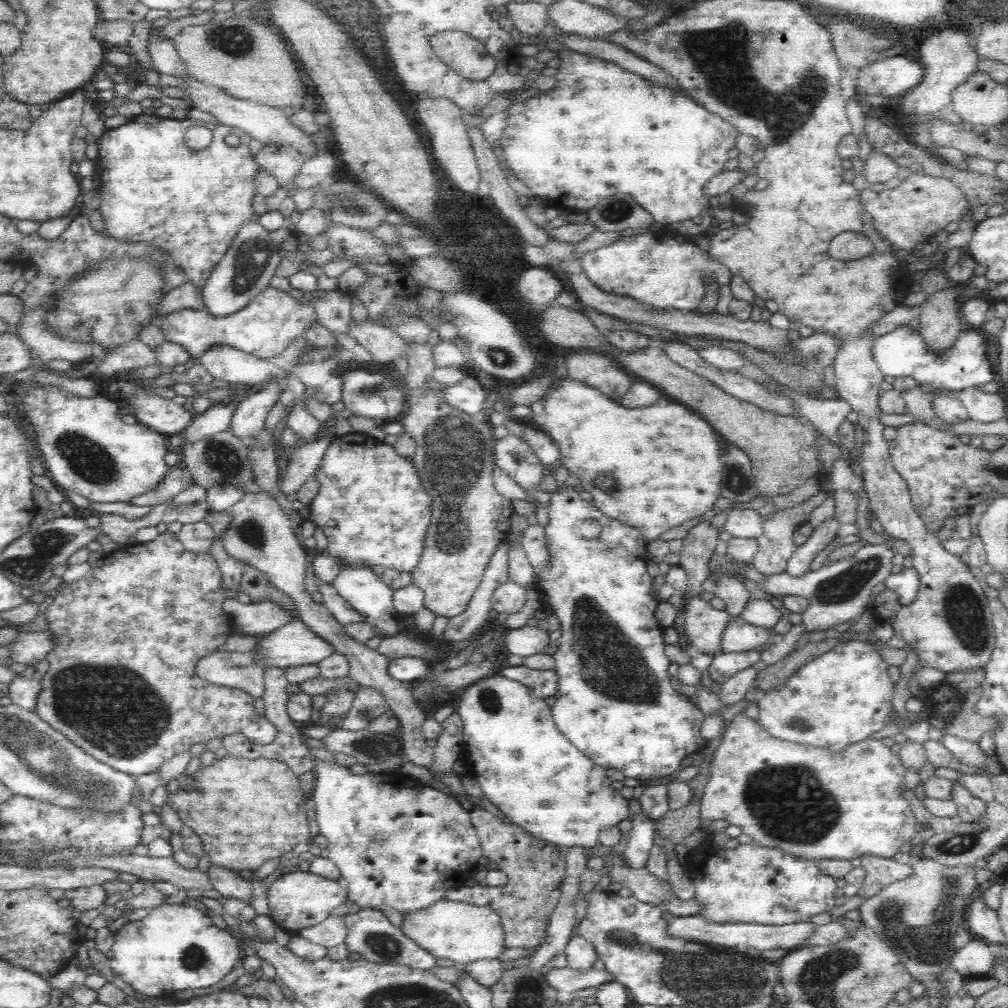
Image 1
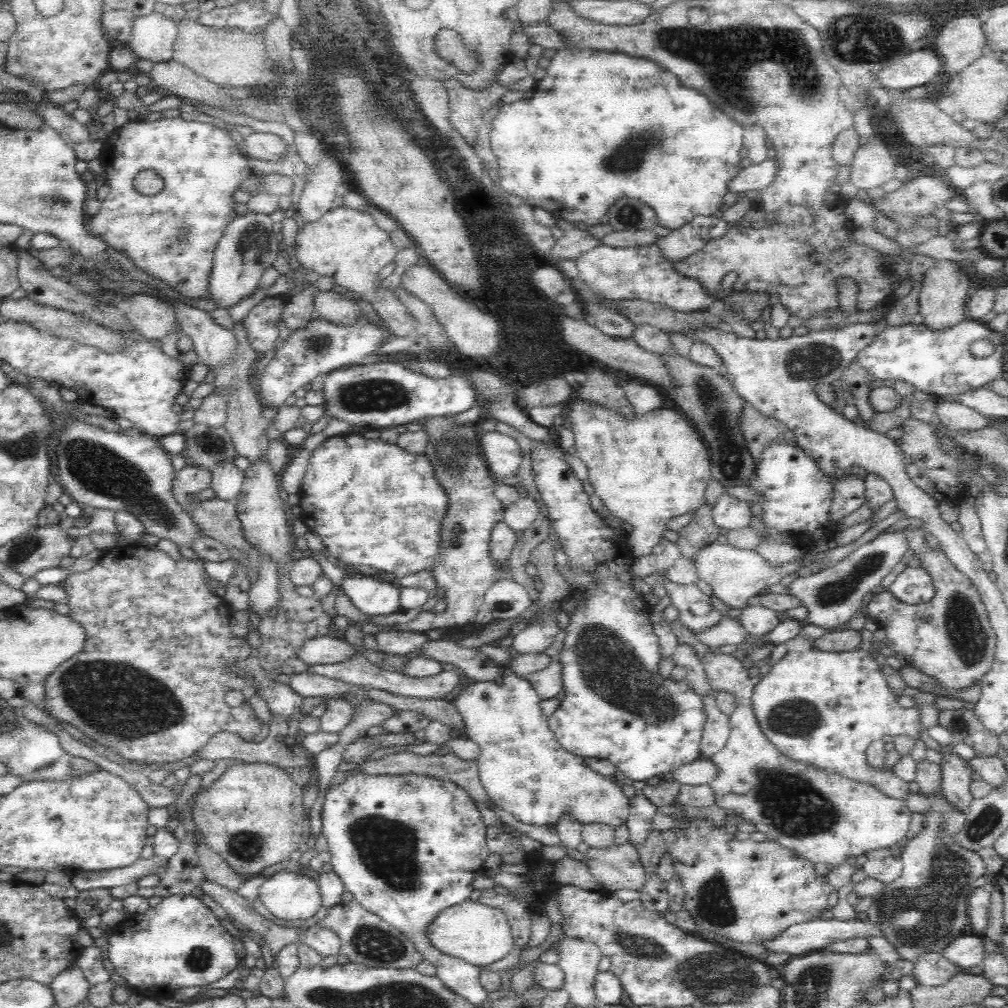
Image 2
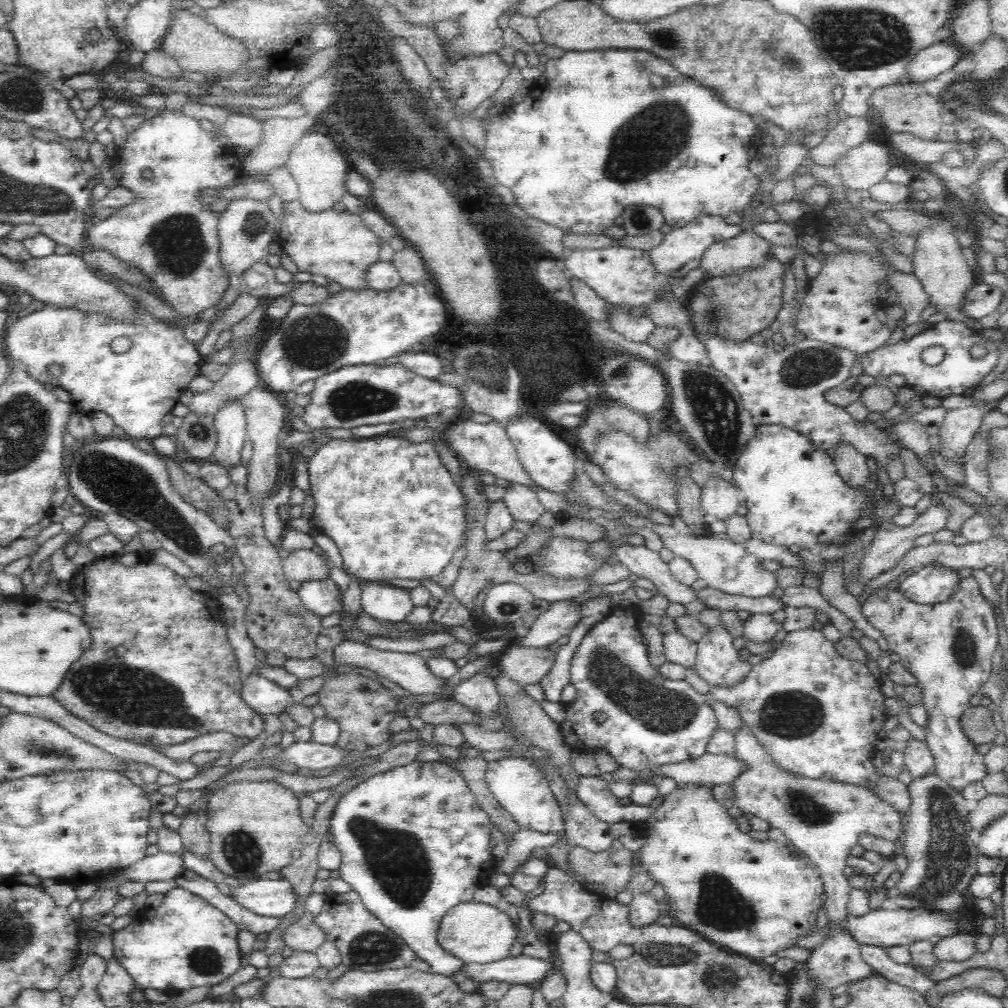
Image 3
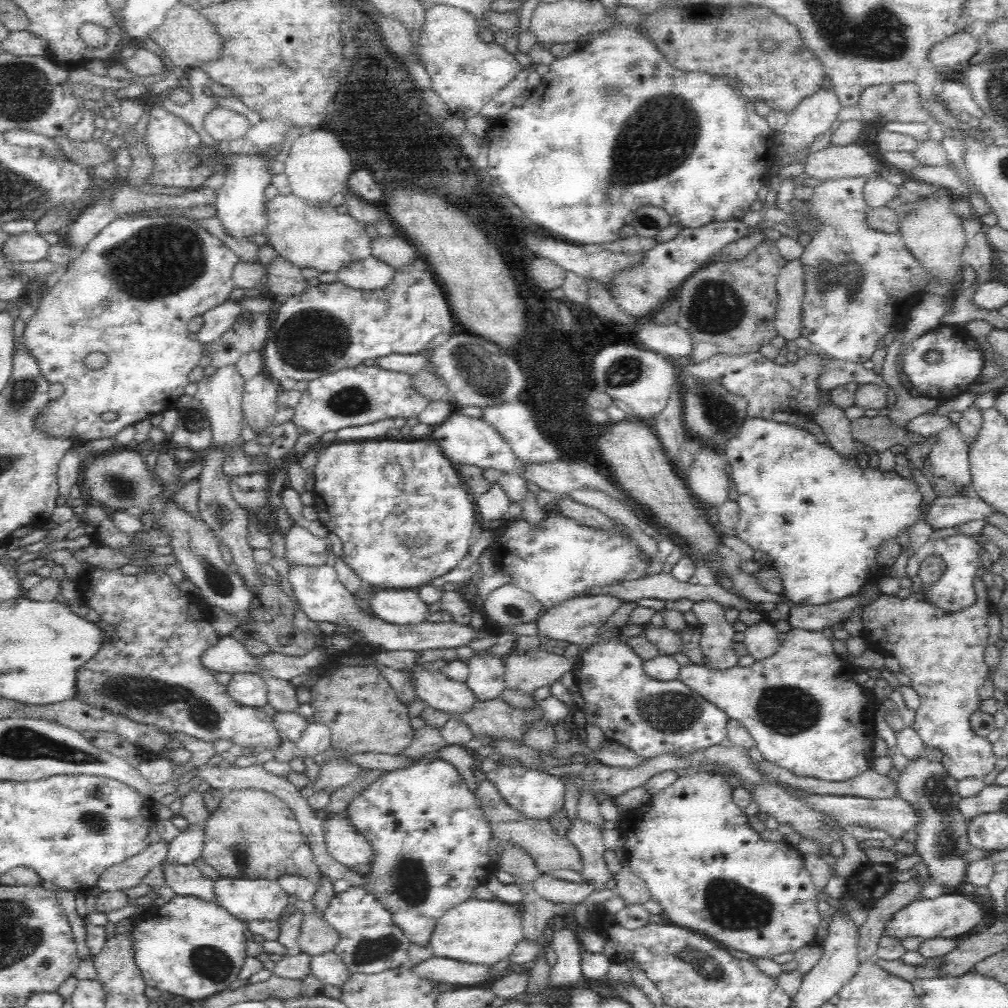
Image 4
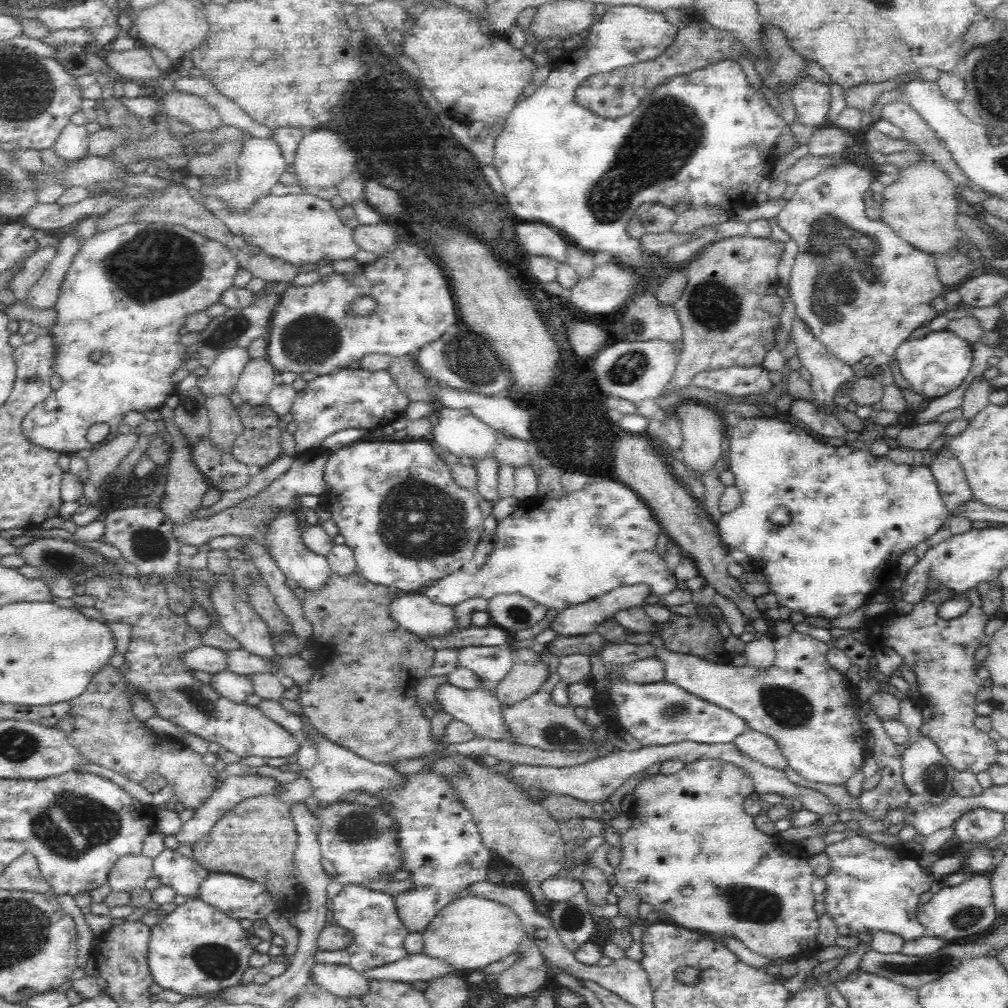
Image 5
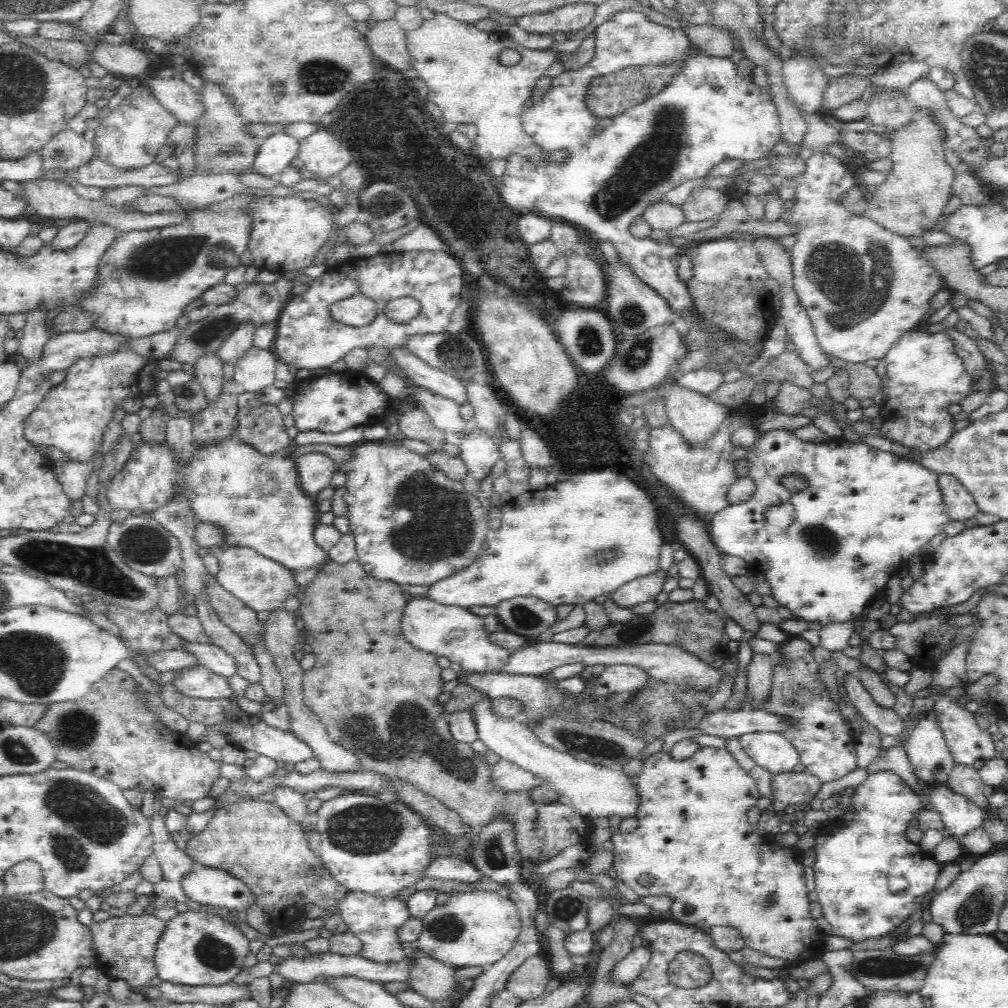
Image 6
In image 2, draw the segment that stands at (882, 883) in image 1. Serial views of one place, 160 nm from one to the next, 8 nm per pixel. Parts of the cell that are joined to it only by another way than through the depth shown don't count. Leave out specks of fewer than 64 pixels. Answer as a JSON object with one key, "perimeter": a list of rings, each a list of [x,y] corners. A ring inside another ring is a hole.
{"perimeter":[[[890,848],[870,850],[867,856],[868,861],[862,867],[866,877],[888,885],[901,876],[901,860],[893,856]]]}

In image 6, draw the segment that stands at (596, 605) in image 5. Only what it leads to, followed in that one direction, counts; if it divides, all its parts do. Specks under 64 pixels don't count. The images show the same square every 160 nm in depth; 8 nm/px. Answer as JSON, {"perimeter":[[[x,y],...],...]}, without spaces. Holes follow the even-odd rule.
{"perimeter":[[[662,569],[652,574],[644,574],[615,590],[612,597],[614,602],[622,608],[632,608],[637,604],[655,601],[656,596],[662,592],[667,578],[667,571]]]}

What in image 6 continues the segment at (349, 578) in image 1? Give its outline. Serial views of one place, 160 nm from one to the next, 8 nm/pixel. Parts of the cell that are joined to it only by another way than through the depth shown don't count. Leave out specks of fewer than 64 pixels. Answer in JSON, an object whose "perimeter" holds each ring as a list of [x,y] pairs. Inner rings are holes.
{"perimeter":[[[409,597],[402,618],[401,631],[414,648],[435,657],[444,656],[450,662],[460,664],[463,670],[475,672],[496,670],[506,662],[511,653],[490,640],[483,617],[475,615],[469,609],[438,604],[430,598]]]}

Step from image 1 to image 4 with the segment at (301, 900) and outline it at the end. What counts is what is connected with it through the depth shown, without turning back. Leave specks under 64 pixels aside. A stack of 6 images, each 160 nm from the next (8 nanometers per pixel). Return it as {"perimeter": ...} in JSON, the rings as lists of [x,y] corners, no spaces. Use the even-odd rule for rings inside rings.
{"perimeter":[[[220,877],[213,882],[213,890],[213,902],[242,922],[277,920],[290,902],[289,895],[280,887],[279,882],[268,879]]]}

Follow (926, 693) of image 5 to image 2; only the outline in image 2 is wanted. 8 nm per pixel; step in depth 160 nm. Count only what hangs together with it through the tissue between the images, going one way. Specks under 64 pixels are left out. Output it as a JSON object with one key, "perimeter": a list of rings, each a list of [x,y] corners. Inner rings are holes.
{"perimeter":[[[908,529],[910,548],[933,578],[935,595],[928,602],[909,605],[887,590],[877,589],[867,606],[867,616],[884,632],[889,653],[910,655],[908,664],[938,682],[941,697],[954,699],[959,692],[980,683],[991,669],[997,636],[973,582],[944,553],[930,551],[924,541],[925,530]],[[954,742],[940,745],[942,769],[940,778],[940,788],[943,795],[960,811],[967,813],[970,801],[973,799],[970,794],[972,773],[975,771],[969,760],[960,757],[952,751]]]}

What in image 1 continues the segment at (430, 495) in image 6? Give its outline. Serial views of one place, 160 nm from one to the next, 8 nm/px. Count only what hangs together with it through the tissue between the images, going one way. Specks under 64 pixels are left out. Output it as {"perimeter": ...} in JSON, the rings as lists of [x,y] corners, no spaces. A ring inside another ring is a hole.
{"perimeter":[[[350,432],[334,436],[314,474],[318,491],[308,503],[308,520],[322,530],[328,540],[326,554],[345,564],[390,568],[411,573],[420,562],[432,516],[432,497],[420,481],[411,458],[404,458],[393,445],[369,434]]]}

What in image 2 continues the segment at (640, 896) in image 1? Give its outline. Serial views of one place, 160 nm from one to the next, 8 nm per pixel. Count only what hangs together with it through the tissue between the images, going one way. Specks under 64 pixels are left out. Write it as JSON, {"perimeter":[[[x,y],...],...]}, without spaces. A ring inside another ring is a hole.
{"perimeter":[[[628,842],[607,848],[589,848],[583,862],[600,889],[614,892],[630,889],[641,892],[647,882],[637,848]]]}

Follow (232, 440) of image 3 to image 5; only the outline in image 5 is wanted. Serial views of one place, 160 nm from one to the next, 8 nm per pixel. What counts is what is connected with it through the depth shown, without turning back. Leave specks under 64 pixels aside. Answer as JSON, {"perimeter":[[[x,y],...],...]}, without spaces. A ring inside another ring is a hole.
{"perimeter":[[[234,346],[224,350],[206,370],[206,376],[198,378],[196,387],[204,394],[226,395],[236,385],[238,376],[250,361],[248,348]]]}

